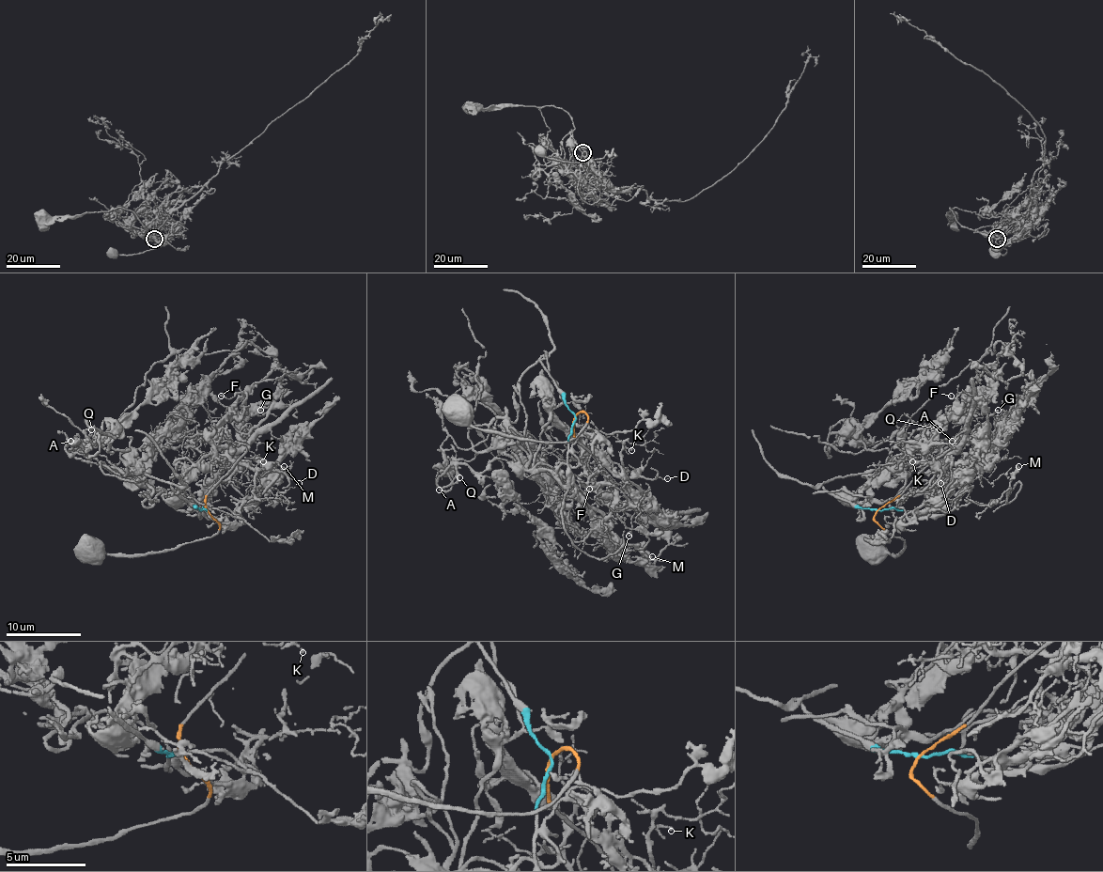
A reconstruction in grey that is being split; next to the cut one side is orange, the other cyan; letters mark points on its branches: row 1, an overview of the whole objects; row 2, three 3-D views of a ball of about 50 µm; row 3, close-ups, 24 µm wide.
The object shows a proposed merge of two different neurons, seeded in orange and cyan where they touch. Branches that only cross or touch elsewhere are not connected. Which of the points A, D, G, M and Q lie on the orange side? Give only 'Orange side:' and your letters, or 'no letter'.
Orange side: D, G

